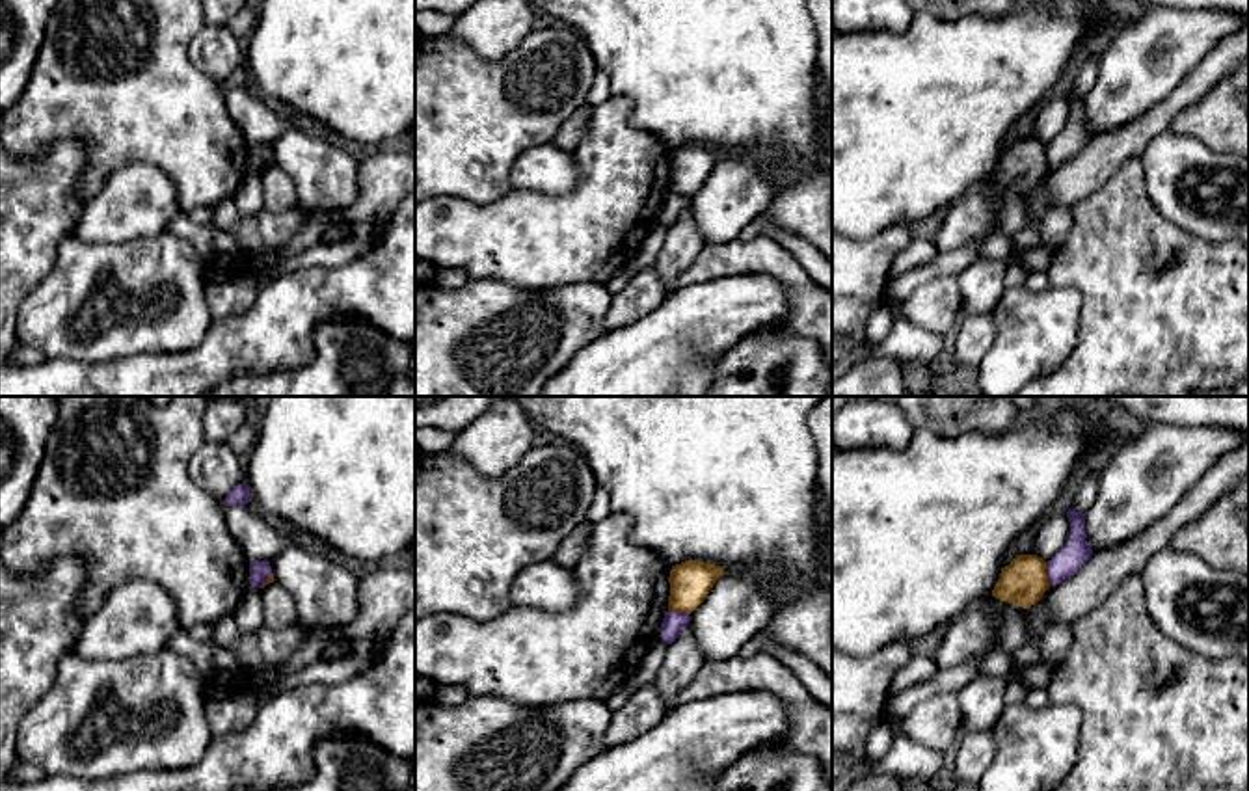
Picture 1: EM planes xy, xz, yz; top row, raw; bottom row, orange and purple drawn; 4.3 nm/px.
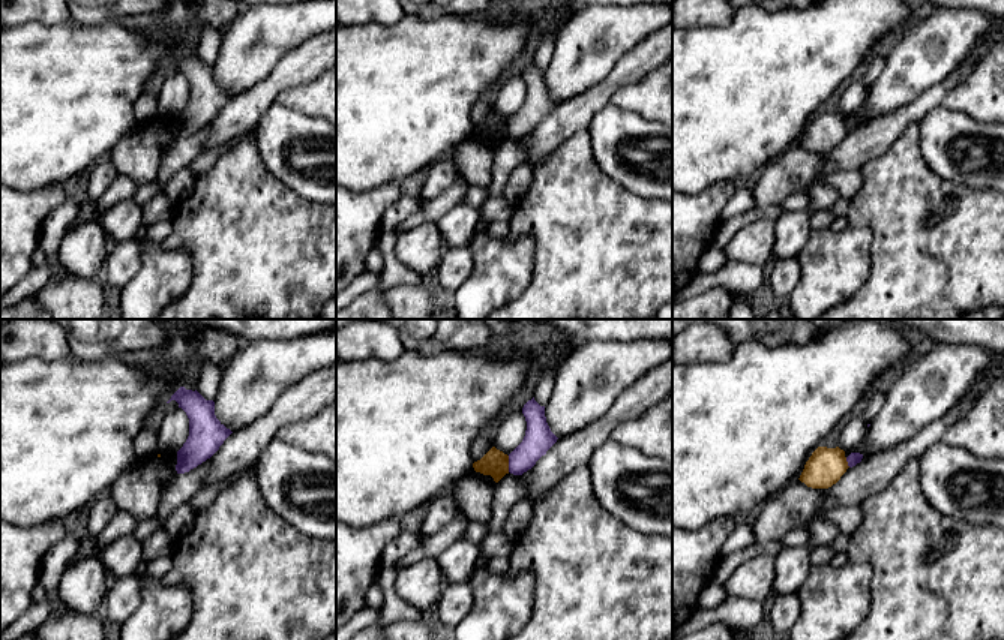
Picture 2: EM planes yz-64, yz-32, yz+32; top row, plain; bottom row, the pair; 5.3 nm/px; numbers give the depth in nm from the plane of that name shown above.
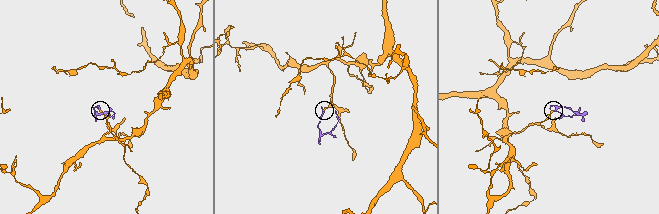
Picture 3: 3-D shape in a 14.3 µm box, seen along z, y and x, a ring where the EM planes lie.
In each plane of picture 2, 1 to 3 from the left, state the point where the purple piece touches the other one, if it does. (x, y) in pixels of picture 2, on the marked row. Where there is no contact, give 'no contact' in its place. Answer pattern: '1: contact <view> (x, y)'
1: no contact
2: contact yz-32 (508, 463)
3: contact yz+32 (847, 462)

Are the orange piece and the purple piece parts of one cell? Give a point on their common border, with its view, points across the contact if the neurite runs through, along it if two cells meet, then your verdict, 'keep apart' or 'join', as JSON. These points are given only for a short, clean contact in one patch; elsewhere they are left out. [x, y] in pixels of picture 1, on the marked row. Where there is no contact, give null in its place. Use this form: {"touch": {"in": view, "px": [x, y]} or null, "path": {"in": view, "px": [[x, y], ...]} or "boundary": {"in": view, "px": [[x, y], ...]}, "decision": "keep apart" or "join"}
{"touch": {"in": "yz", "px": [1045, 574]}, "boundary": {"in": "yz", "px": [[1045, 563], [1050, 585]]}, "decision": "keep apart"}

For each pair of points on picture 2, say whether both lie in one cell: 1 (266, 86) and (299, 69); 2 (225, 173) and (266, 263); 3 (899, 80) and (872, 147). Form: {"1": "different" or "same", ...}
{"1": "same", "2": "same", "3": "different"}

